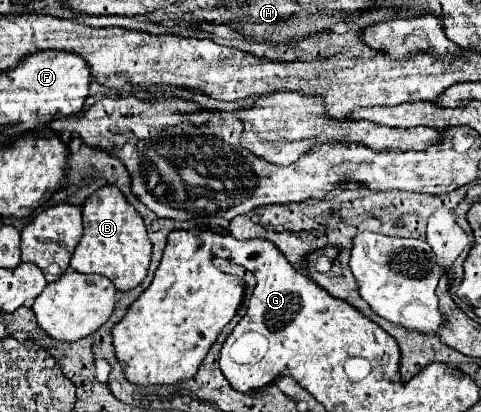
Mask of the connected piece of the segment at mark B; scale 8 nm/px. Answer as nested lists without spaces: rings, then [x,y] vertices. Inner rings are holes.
[[[103,186],[85,200],[83,228],[83,238],[71,256],[71,268],[85,274],[101,274],[123,292],[141,284],[151,262],[151,240],[141,214],[117,186]]]

